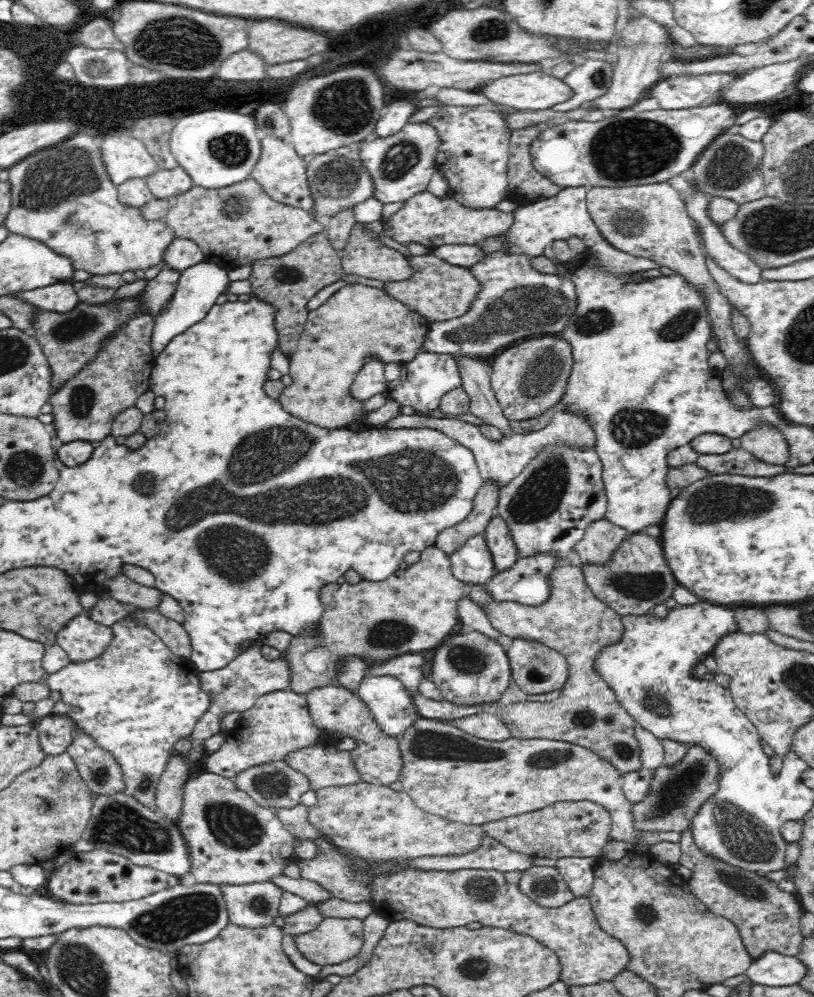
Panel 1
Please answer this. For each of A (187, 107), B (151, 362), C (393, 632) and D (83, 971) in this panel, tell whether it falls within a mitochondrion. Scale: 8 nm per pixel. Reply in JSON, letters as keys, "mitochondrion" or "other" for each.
{"A":"other","B":"other","C":"mitochondrion","D":"mitochondrion"}

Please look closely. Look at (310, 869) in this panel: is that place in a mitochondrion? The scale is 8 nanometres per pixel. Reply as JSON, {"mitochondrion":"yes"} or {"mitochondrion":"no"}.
{"mitochondrion":"no"}

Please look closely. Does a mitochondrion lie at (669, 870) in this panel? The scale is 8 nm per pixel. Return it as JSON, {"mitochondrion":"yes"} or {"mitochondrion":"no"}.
{"mitochondrion":"no"}

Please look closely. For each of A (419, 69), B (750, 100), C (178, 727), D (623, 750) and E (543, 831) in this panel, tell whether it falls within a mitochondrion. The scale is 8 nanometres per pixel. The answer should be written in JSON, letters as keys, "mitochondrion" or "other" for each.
{"A":"other","B":"other","C":"other","D":"mitochondrion","E":"other"}

